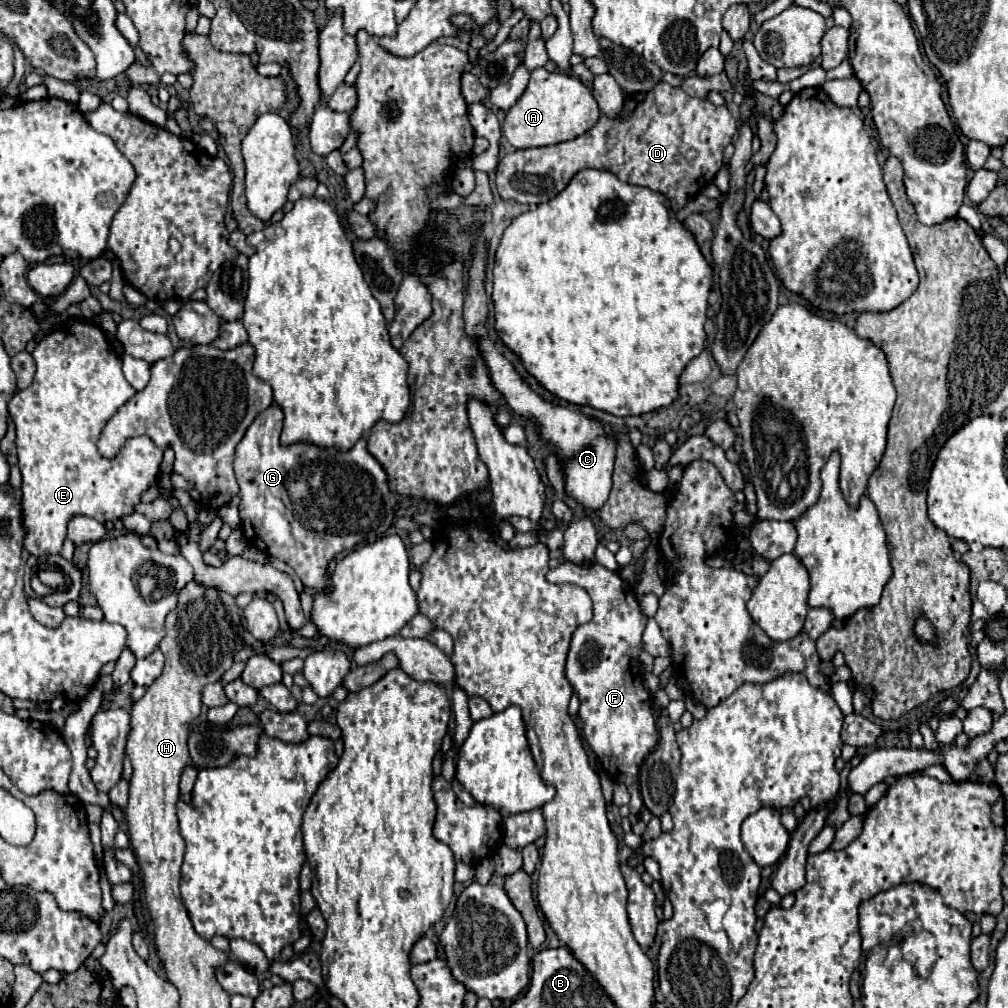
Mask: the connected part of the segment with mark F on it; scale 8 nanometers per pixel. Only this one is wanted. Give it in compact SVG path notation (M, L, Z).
M563 562L559 568L551 570L547 574L549 582L579 582L579 586L583 590L587 590L587 594L593 600L593 620L587 624L581 624L571 640L571 648L569 648L569 656L567 656L567 680L571 682L575 694L581 700L581 708L579 708L579 718L582 721L583 739L603 764L603 768L607 770L607 774L611 776L613 782L623 782L631 794L631 802L629 808L633 814L639 814L643 800L641 800L641 792L639 792L639 766L645 760L645 756L655 748L657 740L659 740L659 732L655 726L655 718L651 712L651 694L645 690L643 686L643 678L641 678L641 670L637 666L637 658L639 652L643 650L641 644L641 634L645 630L647 624L647 616L641 614L641 608L635 600L635 594L631 592L631 588L627 588L623 584L623 580L619 578L617 572L611 572L599 564L589 564L589 566L579 566L573 562Z

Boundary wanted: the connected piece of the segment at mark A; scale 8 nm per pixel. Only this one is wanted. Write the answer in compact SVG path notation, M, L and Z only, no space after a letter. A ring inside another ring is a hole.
M537 68L531 72L527 90L505 116L505 138L517 150L553 146L585 134L595 126L599 116L601 110L597 100L579 78L565 72L547 72L545 68Z

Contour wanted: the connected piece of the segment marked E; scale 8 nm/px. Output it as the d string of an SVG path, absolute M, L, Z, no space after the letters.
M77 320L77 322L71 322L65 330L53 332L53 334L49 334L47 338L43 338L43 340L37 344L37 348L35 348L33 358L35 358L35 364L37 364L37 372L35 372L33 384L31 384L29 388L17 392L17 394L11 398L11 402L9 402L9 416L11 416L11 420L15 422L15 428L17 428L17 440L15 440L15 444L17 444L19 468L21 468L21 476L23 476L23 486L21 486L23 496L21 496L21 504L23 504L23 514L25 514L25 522L23 522L23 524L27 524L25 548L27 548L33 556L47 556L47 554L59 554L59 552L61 552L61 546L63 546L65 536L67 536L67 524L69 524L69 520L75 518L75 516L91 516L91 518L95 518L97 522L107 524L107 522L115 522L115 520L121 520L121 518L133 514L133 512L135 512L135 506L141 504L141 496L143 496L153 484L157 484L159 466L161 466L161 460L163 460L163 448L155 446L151 438L141 438L141 436L139 436L139 438L127 440L127 442L125 442L125 448L121 450L121 454L119 454L117 458L105 460L103 456L99 456L95 442L97 442L97 438L99 438L103 426L107 424L107 420L111 418L111 414L115 414L117 408L119 408L121 404L125 404L125 402L135 394L135 390L129 386L129 382L125 380L125 376L123 376L123 372L121 372L121 358L115 354L113 346L107 342L107 338L105 338L105 334L103 334L103 330L101 330L99 326L93 326L91 322L79 322L79 320Z

